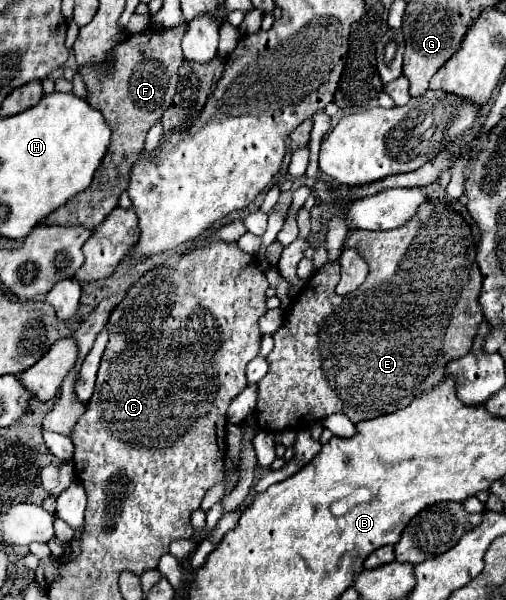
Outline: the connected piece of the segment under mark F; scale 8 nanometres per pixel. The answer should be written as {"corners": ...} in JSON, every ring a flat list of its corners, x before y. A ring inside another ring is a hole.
{"corners":[[186,23,170,29,144,29,142,33,126,37,126,41,116,47,112,75,96,73,90,67,78,69,88,87,88,103,102,111,112,127,112,143,90,187,74,195,66,205,58,207,50,217,46,217,44,225,82,225,94,229,108,217,110,211,118,207,118,197,128,189,134,159,138,159,138,153,144,151,148,129,162,119,162,113,170,107,170,101,176,93,178,69,184,61,180,47,184,33]]}

